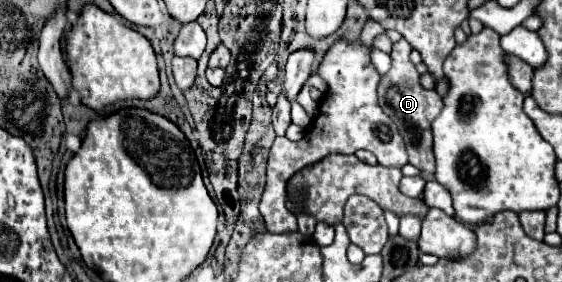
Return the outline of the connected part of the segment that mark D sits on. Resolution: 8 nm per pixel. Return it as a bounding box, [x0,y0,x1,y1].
[378,39,444,175]

